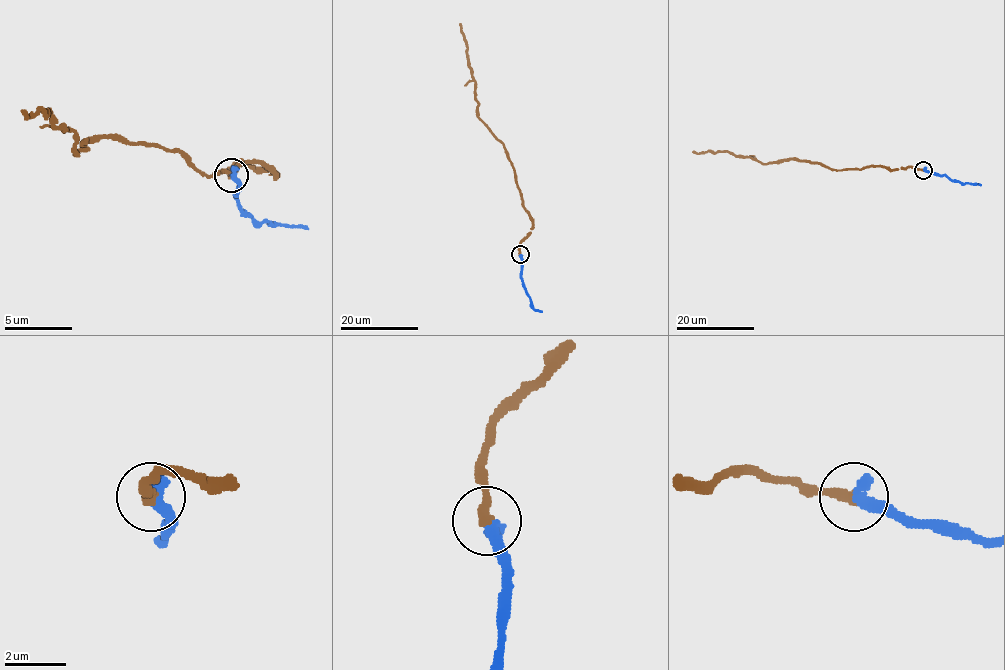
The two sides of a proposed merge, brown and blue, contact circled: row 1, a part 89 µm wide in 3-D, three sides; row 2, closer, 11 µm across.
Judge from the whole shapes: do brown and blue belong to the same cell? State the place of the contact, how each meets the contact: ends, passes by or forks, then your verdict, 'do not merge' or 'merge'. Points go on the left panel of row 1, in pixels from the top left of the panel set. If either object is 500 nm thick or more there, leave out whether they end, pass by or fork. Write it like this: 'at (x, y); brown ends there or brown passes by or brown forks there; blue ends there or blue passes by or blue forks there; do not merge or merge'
at (231, 175); brown ends there; blue ends there; merge

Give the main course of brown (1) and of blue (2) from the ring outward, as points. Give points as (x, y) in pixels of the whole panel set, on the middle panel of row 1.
1: (519, 254), (519, 244), (531, 232), (532, 218), (523, 206), (504, 145), (478, 116), (475, 81), (459, 23)
2: (520, 254), (523, 287), (530, 304), (542, 311)

